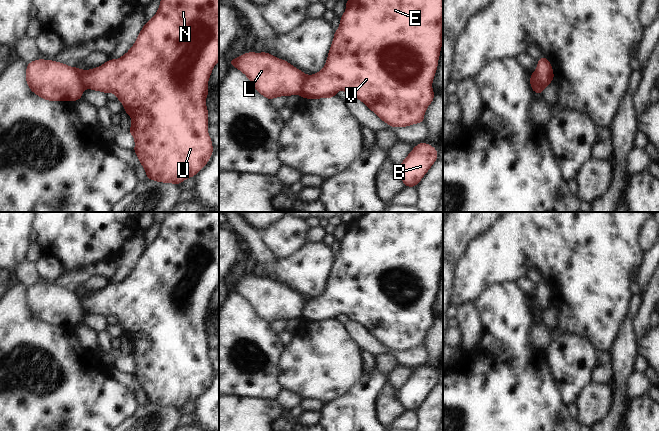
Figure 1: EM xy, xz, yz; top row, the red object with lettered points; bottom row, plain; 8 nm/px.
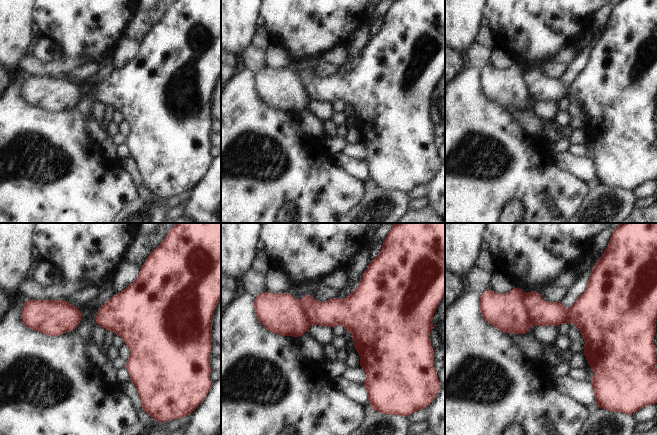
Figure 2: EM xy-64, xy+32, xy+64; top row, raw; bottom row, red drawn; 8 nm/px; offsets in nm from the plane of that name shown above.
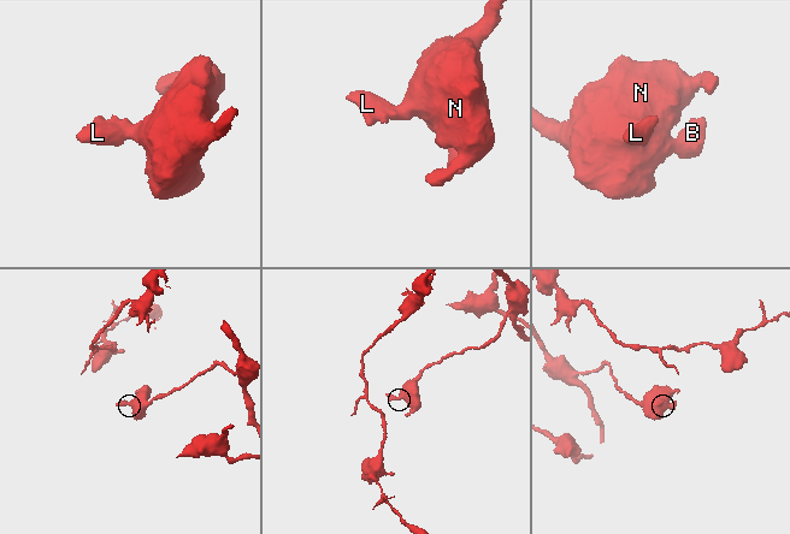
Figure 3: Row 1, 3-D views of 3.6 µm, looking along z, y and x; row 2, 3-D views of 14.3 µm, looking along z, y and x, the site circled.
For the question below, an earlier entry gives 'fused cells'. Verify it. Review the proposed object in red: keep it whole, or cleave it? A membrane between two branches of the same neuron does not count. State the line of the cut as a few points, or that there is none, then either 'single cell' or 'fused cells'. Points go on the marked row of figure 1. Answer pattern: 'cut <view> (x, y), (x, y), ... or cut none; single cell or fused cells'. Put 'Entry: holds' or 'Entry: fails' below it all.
cut xy (76, 68), (84, 88); fused cells
Entry: holds

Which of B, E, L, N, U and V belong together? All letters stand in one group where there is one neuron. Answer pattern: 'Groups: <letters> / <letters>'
Groups: B E N U V / L

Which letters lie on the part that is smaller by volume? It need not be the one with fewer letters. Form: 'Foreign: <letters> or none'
Foreign: L

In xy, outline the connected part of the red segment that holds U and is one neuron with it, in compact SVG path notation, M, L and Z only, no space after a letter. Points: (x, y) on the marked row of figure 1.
M160 0L160 6L156 14L147 21L135 43L119 59L109 59L99 67L82 70L77 68L84 89L101 91L104 94L113 93L117 100L122 102L124 111L130 116L132 122L129 133L135 141L134 152L140 164L146 172L146 177L150 180L162 183L172 183L179 185L184 180L194 177L210 160L214 147L212 139L208 134L208 108L206 107L206 97L208 96L208 80L214 66L219 62L219 0Z

